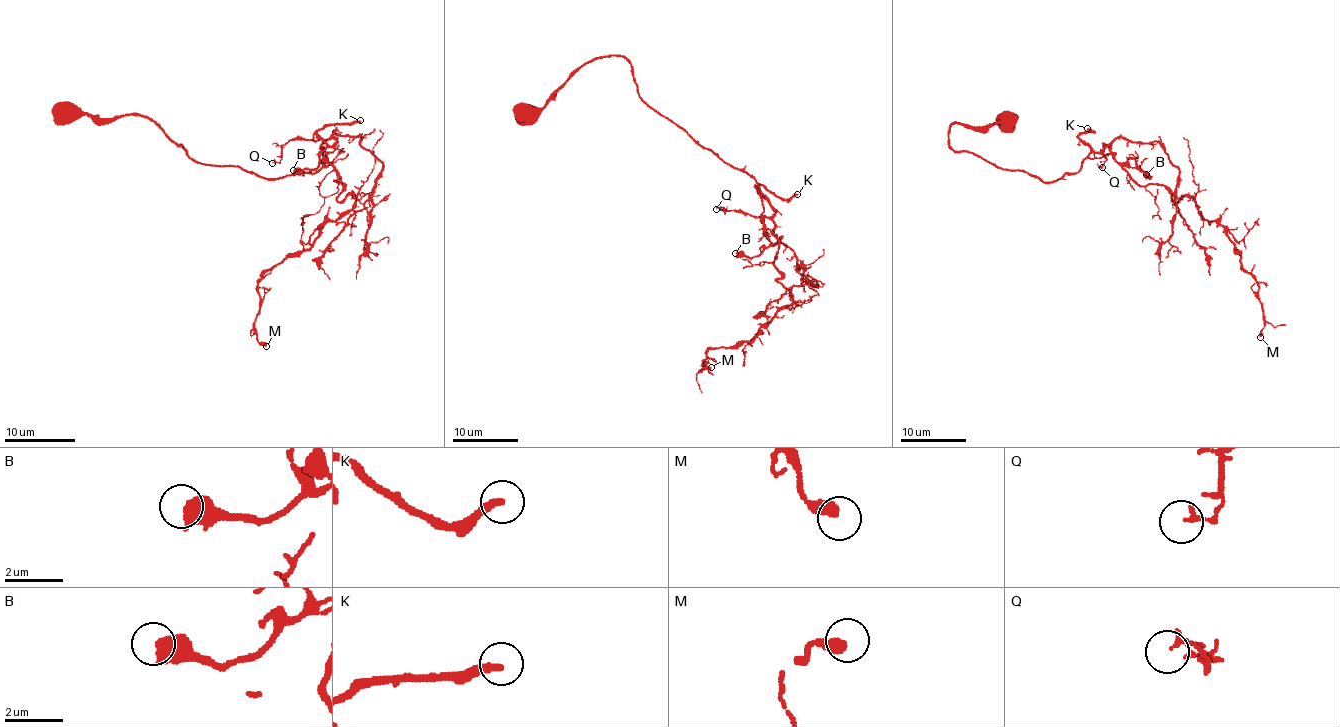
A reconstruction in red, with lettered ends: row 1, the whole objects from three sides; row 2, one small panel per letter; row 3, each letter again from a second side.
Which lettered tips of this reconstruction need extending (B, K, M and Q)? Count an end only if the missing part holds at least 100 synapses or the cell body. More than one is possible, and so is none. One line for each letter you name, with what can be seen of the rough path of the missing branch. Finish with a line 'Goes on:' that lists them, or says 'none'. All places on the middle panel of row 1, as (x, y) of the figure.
K: Course of what is missing: (797, 194), (805, 201), (794, 210), (818, 227), (812, 237), (792, 228), (771, 196), (747, 186), (747, 152)
Goes on: K

